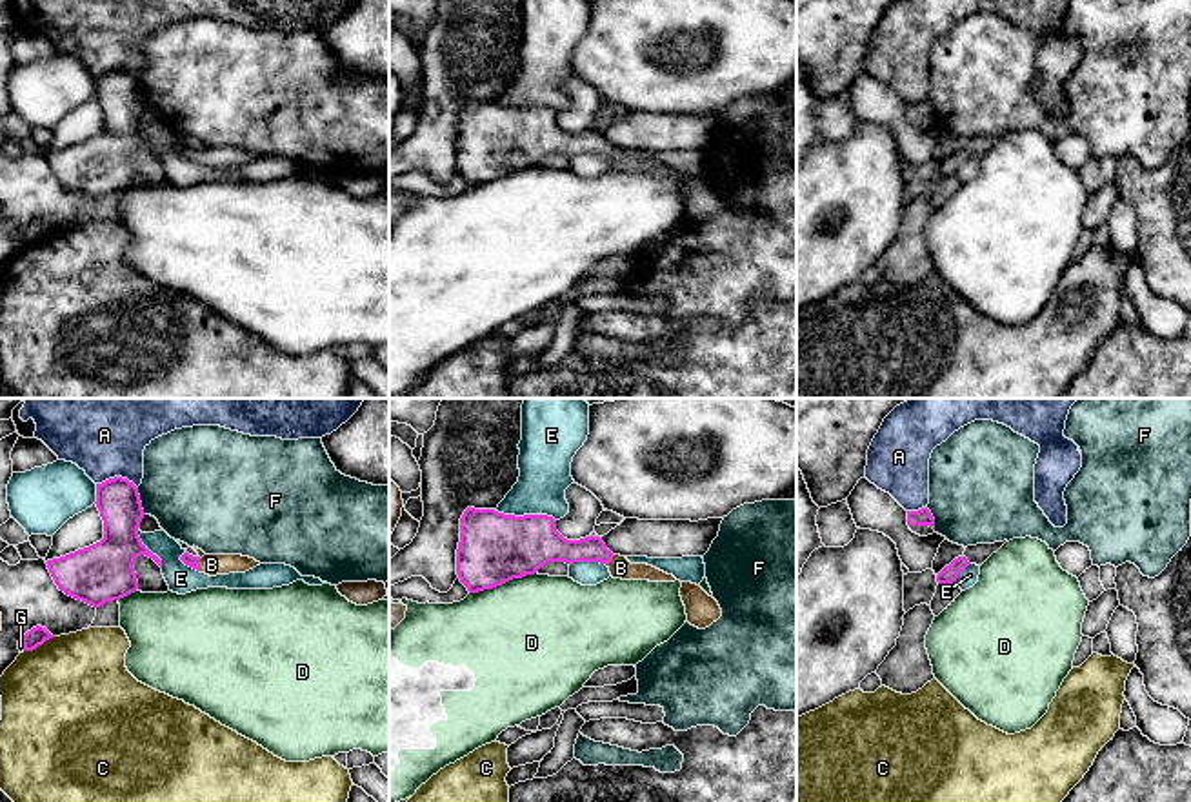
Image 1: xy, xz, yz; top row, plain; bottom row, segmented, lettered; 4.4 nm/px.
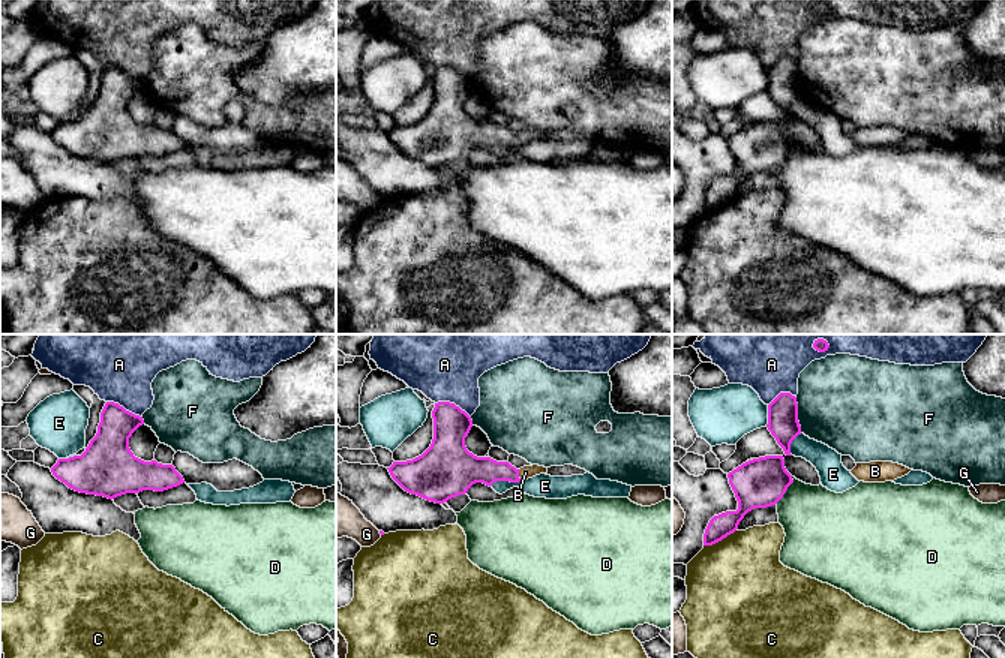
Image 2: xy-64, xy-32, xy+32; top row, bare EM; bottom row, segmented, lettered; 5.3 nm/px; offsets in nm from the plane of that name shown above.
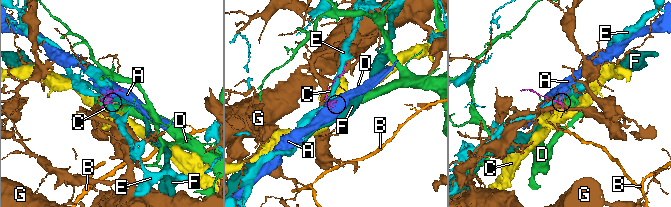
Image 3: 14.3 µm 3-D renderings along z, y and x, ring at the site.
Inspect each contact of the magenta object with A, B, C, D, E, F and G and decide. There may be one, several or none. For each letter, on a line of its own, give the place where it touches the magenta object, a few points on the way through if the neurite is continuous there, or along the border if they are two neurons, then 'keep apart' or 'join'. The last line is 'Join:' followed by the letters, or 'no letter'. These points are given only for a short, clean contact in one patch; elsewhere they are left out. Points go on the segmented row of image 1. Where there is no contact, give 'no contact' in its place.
A: contact xy (117, 477); keep apart
B: contact xy (199, 564); way xy (188, 559), (199, 564), (211, 564); join
C: contact xy (39, 644); keep apart
D: contact xz (502, 582); keep apart
E: contact xz (524, 515); keep apart
F: contact xy (139, 501); keep apart
G: contact xy (22, 642); keep apart
Join: B

